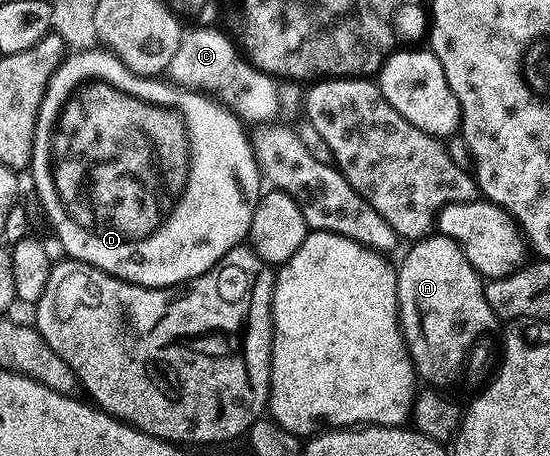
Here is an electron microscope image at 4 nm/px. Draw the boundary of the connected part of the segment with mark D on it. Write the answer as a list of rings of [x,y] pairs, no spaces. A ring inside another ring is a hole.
[[[96,49],[97,51],[77,51],[74,53],[66,54],[62,59],[61,64],[57,67],[57,72],[51,77],[51,81],[47,85],[45,90],[45,96],[41,102],[41,108],[37,114],[37,124],[35,125],[35,137],[33,138],[33,162],[31,164],[31,172],[33,171],[33,187],[41,209],[44,212],[44,218],[47,220],[48,226],[53,227],[52,230],[59,237],[59,241],[63,241],[63,249],[66,256],[69,259],[78,259],[84,263],[90,263],[92,267],[98,267],[100,271],[106,271],[107,274],[113,275],[116,279],[122,279],[128,283],[134,283],[140,287],[175,287],[178,285],[184,285],[189,282],[190,279],[199,277],[203,273],[207,273],[207,269],[211,269],[219,262],[232,247],[240,247],[246,242],[249,234],[249,226],[251,225],[251,217],[255,213],[257,208],[257,202],[261,200],[263,194],[263,180],[261,177],[261,171],[257,168],[257,162],[253,156],[253,145],[250,136],[247,134],[247,127],[241,119],[237,117],[233,112],[226,107],[223,102],[218,101],[216,98],[210,97],[208,94],[202,93],[197,90],[185,90],[181,86],[176,86],[172,82],[164,81],[157,77],[142,77],[137,75],[133,71],[128,71],[117,58],[110,52],[104,49]],[[177,107],[201,107],[201,140],[197,143],[197,159],[193,159],[193,151],[189,148],[189,131],[185,128],[185,119],[181,116],[181,111]]]

